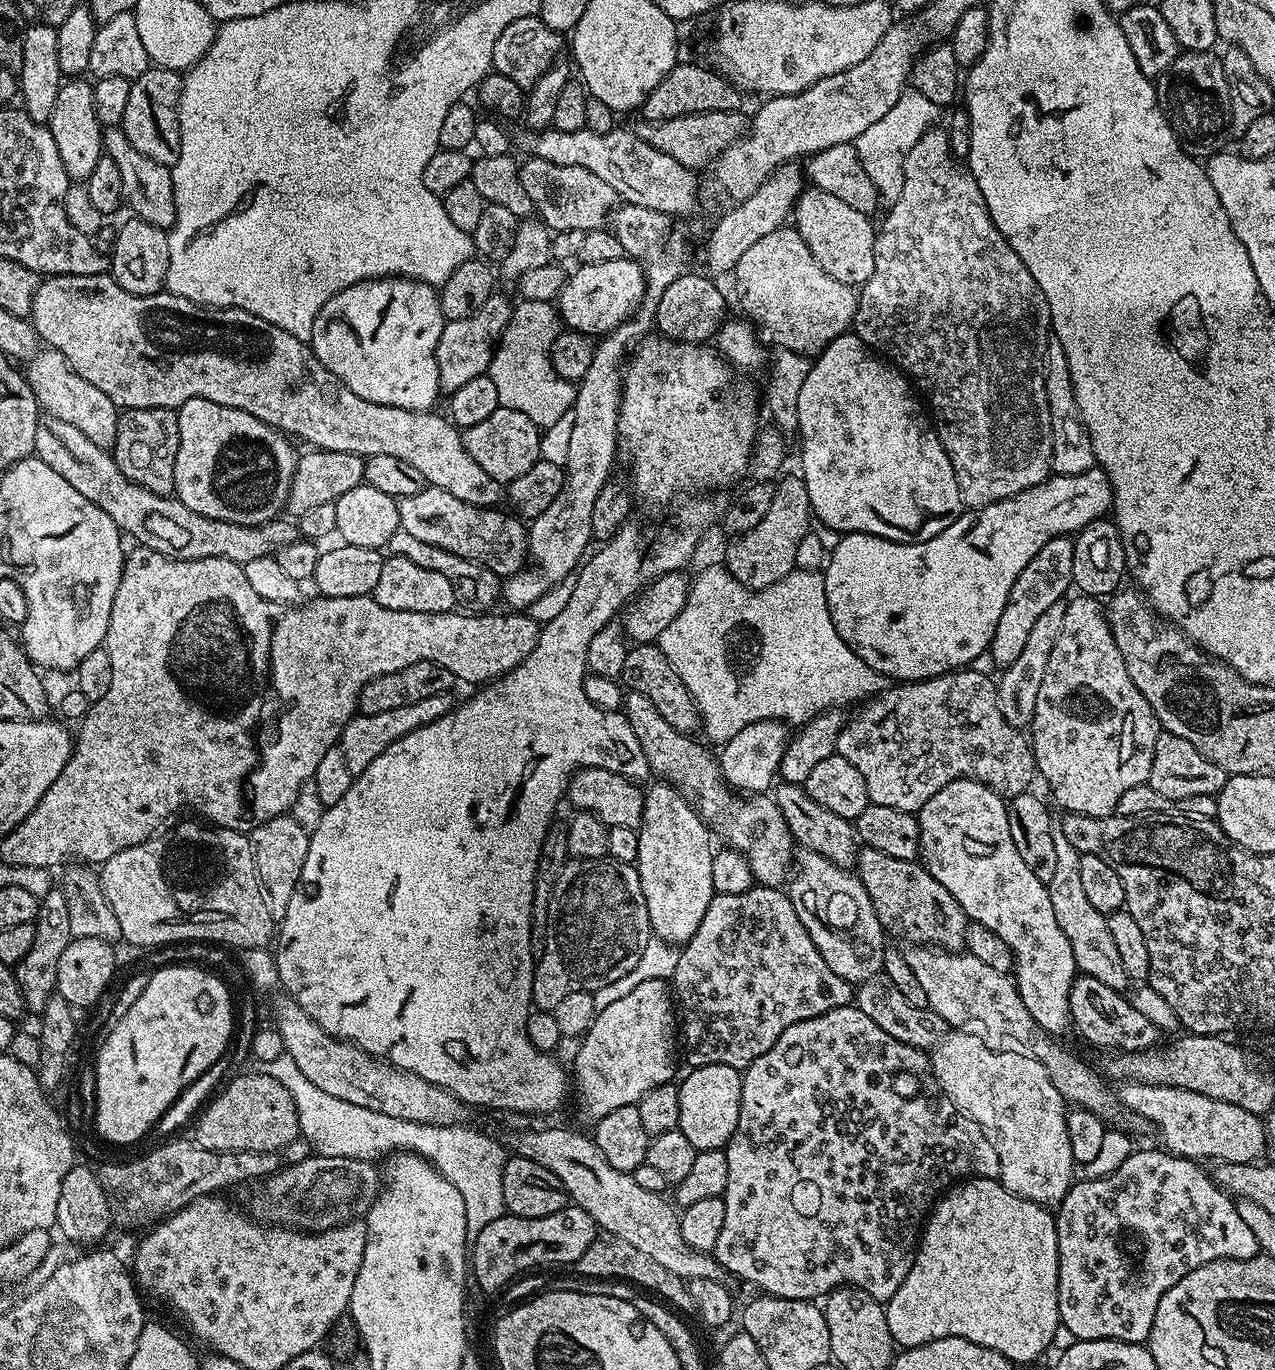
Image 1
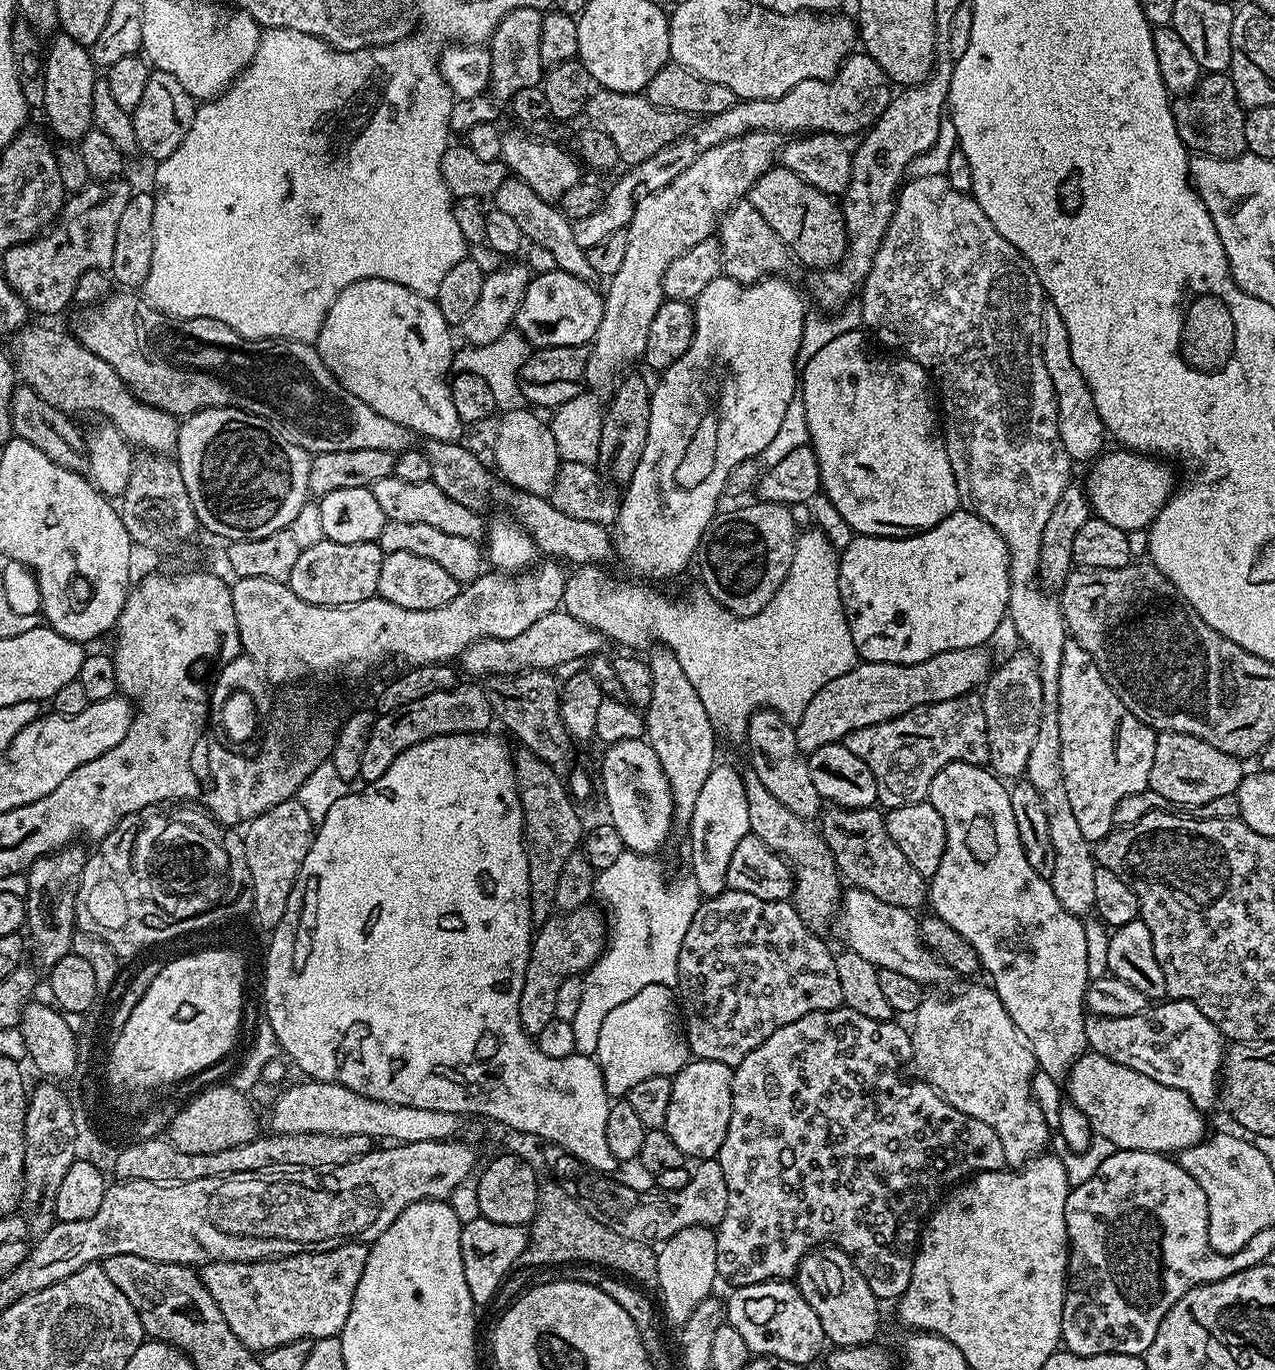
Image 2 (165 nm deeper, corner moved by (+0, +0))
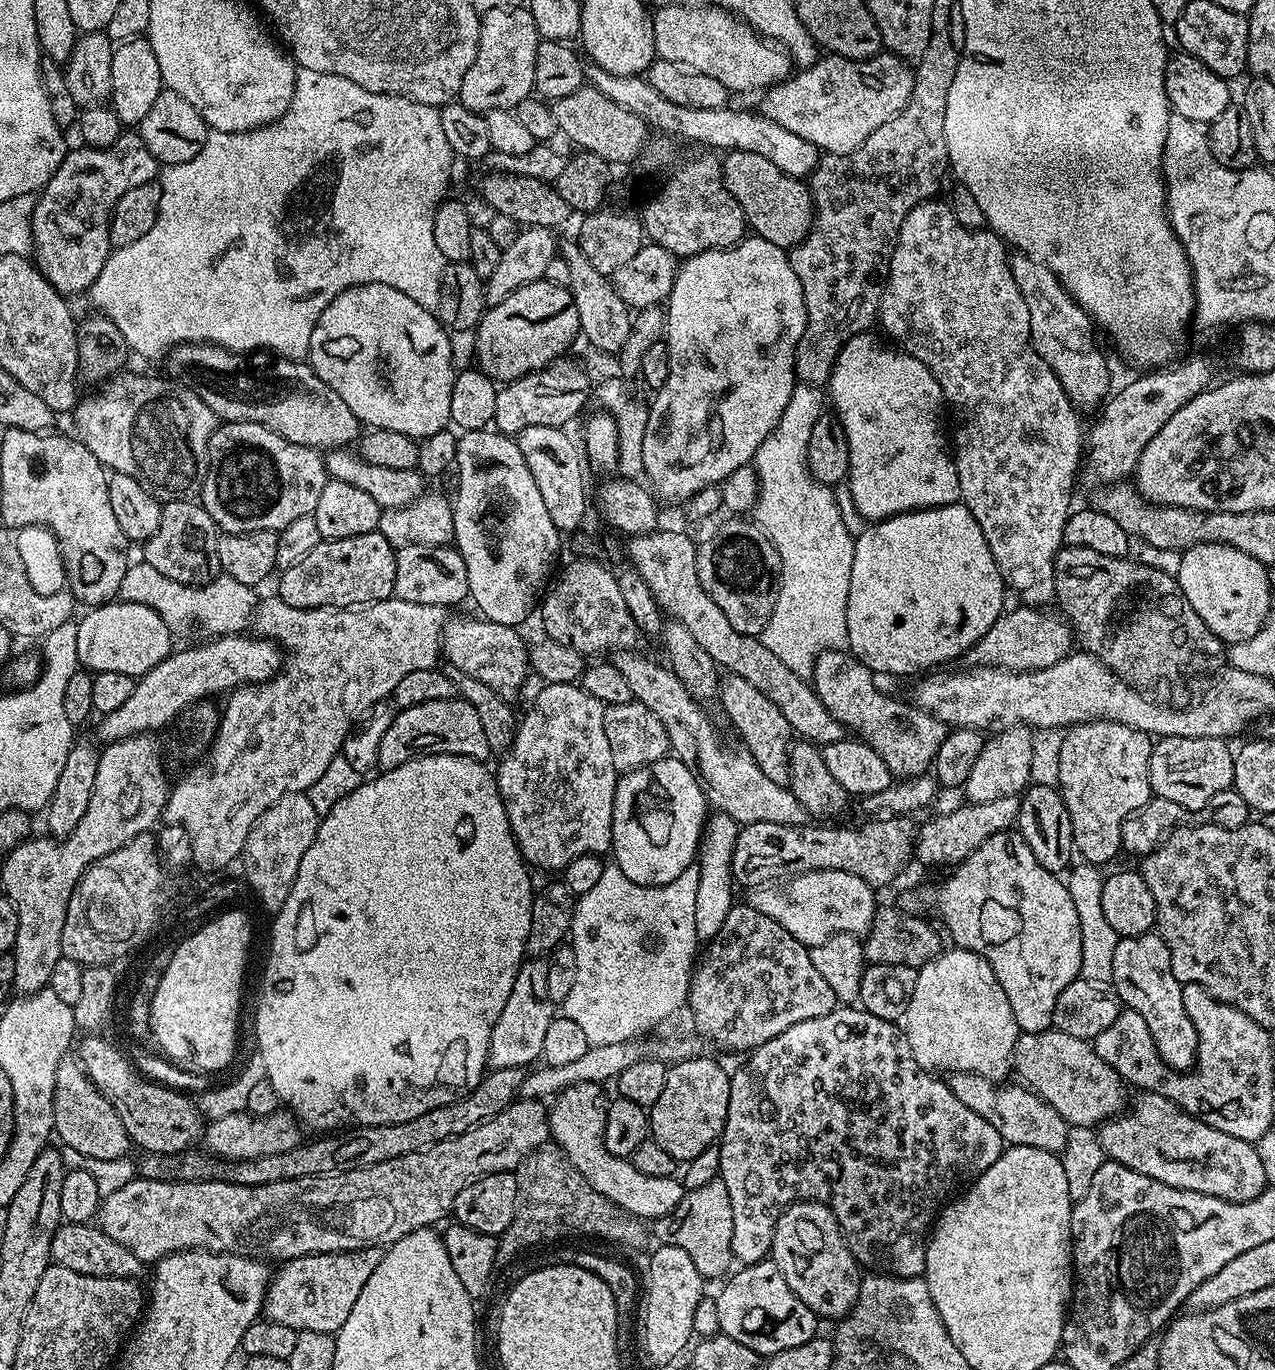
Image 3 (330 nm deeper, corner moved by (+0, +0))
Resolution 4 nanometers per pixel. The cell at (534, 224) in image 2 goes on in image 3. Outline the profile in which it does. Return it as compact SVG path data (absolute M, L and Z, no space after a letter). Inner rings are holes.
M561 243L558 255L566 258L566 266L570 270L570 286L568 291L574 298L574 306L578 306L578 322L580 334L590 338L590 342L600 350L619 353L622 346L626 346L626 338L630 338L633 313L628 304L618 298L616 288L611 279L594 270L594 265L582 254L579 243Z

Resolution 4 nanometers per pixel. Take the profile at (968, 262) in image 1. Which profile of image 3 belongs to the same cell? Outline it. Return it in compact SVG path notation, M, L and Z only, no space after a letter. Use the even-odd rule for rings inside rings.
M940 198L924 200L914 206L914 210L906 214L906 222L902 222L892 257L888 260L884 293L880 296L878 324L879 327L884 327L883 335L889 341L895 342L903 351L918 358L918 362L922 362L932 371L942 390L951 419L952 416L956 419L954 459L960 483L960 500L968 507L970 514L974 514L978 526L982 526L982 534L986 534L990 554L994 554L994 562L1002 574L1007 591L1011 595L1013 592L1020 599L1017 601L1024 606L1051 605L1056 598L1054 561L1064 544L1064 527L1074 508L1072 483L1076 476L1078 480L1078 473L1082 468L1082 428L1080 432L1080 420L1076 417L1077 407L1062 390L1054 370L1050 370L1048 363L1034 350L1030 338L1030 310L1026 310L1026 298L1022 298L1022 290L1018 290L1018 282L1014 282L1010 252L1004 241L991 230L973 230L962 226L962 222L954 218L951 207L945 201L943 204Z

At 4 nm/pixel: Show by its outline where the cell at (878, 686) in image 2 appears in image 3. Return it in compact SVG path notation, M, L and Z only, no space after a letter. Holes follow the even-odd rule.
M1016 606L1013 612L1005 611L994 622L994 626L986 630L984 637L966 653L967 663L982 668L1005 668L1011 672L1033 672L1046 666L1054 666L1059 660L1065 660L1074 648L1072 626L1063 615L1048 611L1052 610L1045 610L1040 606Z

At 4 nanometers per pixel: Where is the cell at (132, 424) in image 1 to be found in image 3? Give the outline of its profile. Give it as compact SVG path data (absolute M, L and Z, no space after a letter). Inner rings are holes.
M195 499L169 500L161 507L158 530L150 539L143 541L143 563L154 566L154 570L166 574L166 578L174 578L174 582L197 586L208 584L220 572L217 535L214 518L210 518L203 504Z

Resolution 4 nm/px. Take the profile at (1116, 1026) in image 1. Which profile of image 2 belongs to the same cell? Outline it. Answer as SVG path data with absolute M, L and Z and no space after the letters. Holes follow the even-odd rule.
M1168 998L1157 1003L1151 1012L1152 1024L1144 1014L1126 1018L1085 1015L1088 1048L1110 1058L1110 1062L1130 1066L1130 1070L1138 1070L1138 1074L1154 1078L1154 1082L1162 1086L1182 1090L1201 1112L1211 1113L1211 1108L1218 1104L1218 1093L1222 1088L1226 1037L1189 1000Z

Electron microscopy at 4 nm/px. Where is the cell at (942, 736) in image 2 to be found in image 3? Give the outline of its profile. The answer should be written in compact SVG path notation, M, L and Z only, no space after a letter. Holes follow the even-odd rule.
M847 650L823 652L814 662L810 677L810 683L816 689L822 706L826 706L826 710L830 710L833 718L839 724L843 724L849 733L855 734L873 748L882 758L882 762L886 762L893 777L907 778L925 775L933 767L938 754L938 746L942 746L946 735L946 725L940 720L934 719L929 712L923 712L921 708L915 707L911 703L903 704L900 700L891 700L890 697L883 696L872 685L872 680L874 680L874 673Z

